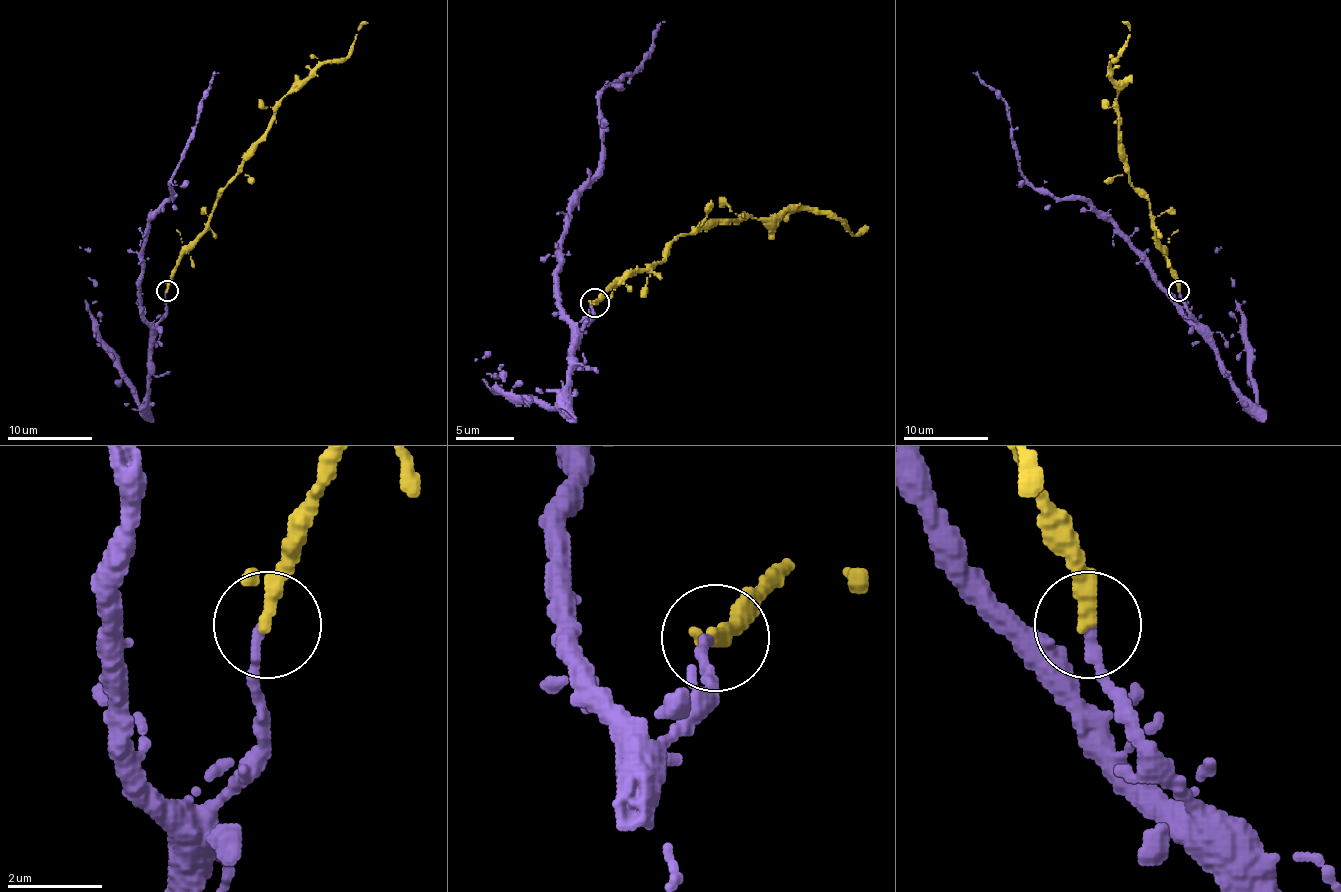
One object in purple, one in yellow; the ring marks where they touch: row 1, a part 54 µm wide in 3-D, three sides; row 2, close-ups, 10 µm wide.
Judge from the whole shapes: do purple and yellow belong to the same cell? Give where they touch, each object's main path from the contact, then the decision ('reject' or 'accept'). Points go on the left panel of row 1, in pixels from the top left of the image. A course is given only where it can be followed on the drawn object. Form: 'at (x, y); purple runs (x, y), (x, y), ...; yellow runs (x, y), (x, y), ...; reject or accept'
at (167, 290); purple runs (165, 290), (165, 313), (155, 324), (140, 305), (144, 230), (172, 198), (170, 181), (219, 72); yellow runs (168, 290), (180, 254), (204, 230), (242, 155), (266, 132), (274, 106), (328, 62), (340, 62), (366, 21); accept

